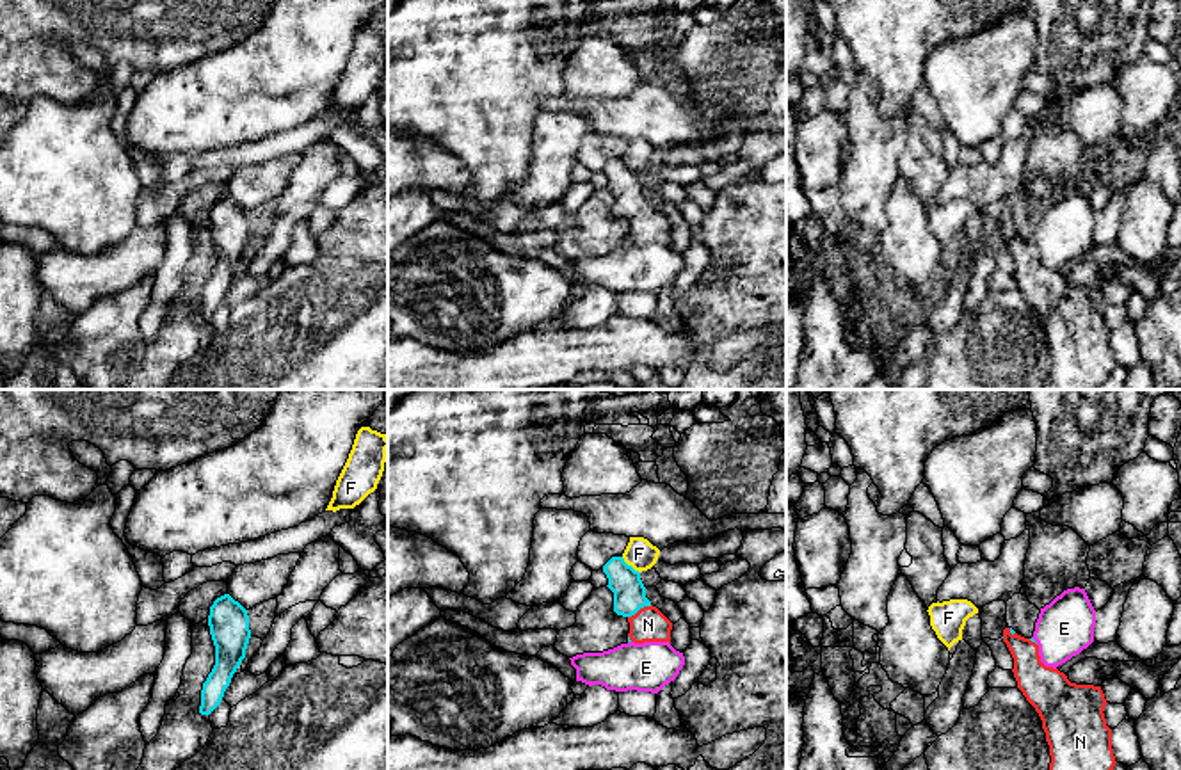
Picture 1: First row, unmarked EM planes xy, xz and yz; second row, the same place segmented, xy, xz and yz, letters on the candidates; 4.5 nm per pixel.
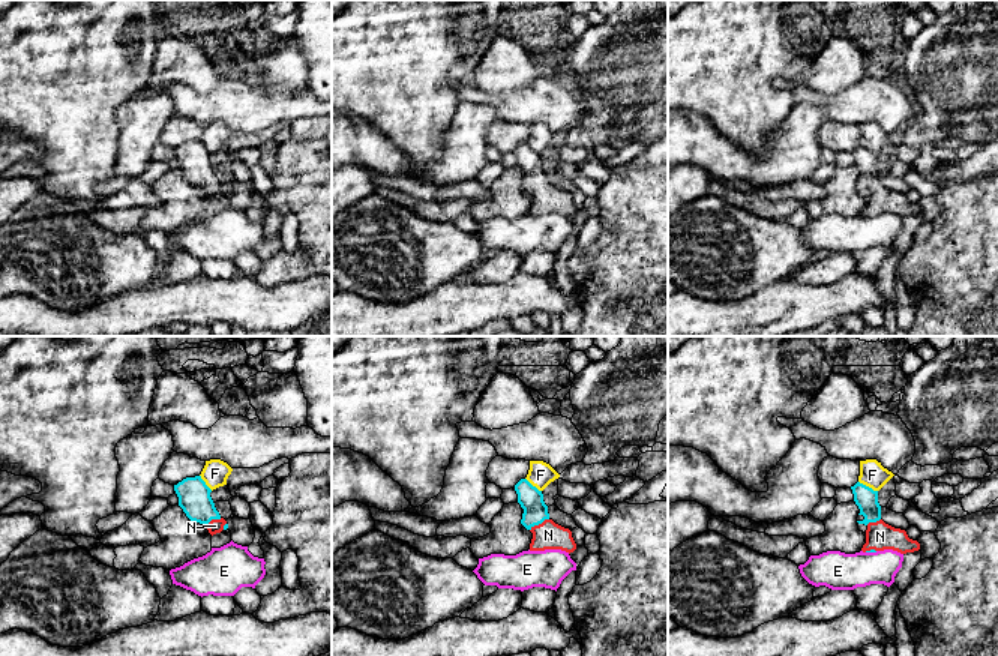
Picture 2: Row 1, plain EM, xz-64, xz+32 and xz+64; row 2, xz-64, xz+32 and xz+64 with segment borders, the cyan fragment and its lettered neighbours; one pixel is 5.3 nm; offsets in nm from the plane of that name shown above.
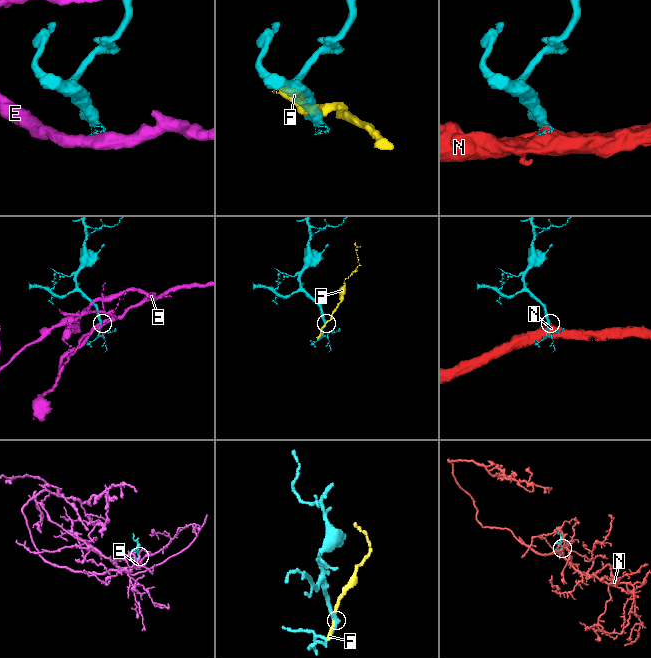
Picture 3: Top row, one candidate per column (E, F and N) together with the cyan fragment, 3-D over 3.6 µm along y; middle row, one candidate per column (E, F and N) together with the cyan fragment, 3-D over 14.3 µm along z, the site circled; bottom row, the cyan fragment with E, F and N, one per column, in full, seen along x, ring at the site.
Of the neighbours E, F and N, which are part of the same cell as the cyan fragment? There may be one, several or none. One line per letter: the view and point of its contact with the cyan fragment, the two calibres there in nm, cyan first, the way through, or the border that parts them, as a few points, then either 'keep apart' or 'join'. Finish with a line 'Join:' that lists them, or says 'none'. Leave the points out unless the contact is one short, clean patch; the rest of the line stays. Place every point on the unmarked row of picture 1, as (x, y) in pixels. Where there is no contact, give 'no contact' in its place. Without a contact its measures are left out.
E: meets cyan in yz at (1034, 242); 20 nm thick on the cyan side, 260 nm on the other; border along yz (1032, 239), (1037, 244); keep apart
F: meets cyan in xz at (630, 168); 150 nm thick on the cyan side, 140 nm on the other; keep apart
N: meets cyan in xz at (639, 210); 150 nm thick on the cyan side, 160 nm on the other; runs through xz (625, 184), (628, 200), (639, 210), (648, 226); join
Join: N

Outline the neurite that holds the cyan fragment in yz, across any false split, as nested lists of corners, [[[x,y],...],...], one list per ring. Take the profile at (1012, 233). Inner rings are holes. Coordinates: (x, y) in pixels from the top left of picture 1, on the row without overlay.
[[[1005,229],[1001,240],[1014,260],[1017,290],[1039,315],[1049,347],[1051,365],[1042,389],[1101,389],[1117,365],[1112,331],[1103,315],[1108,304],[1101,288],[1071,285],[1058,270],[1046,269],[1037,244],[1017,237],[1012,229]]]

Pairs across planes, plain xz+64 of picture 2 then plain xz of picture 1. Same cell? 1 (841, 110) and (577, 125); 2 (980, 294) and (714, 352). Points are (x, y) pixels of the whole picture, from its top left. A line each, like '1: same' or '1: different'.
1: different
2: different

